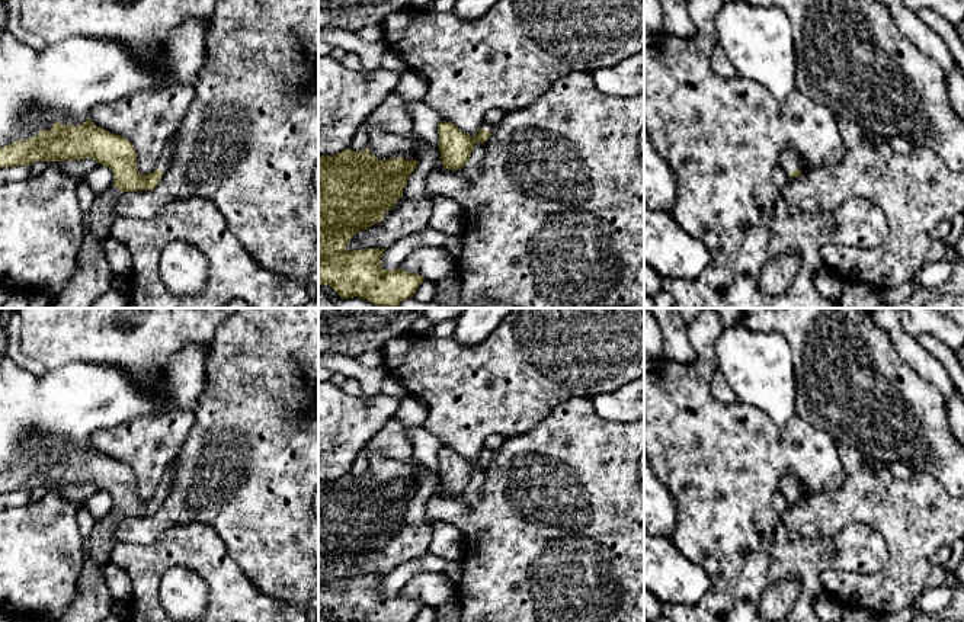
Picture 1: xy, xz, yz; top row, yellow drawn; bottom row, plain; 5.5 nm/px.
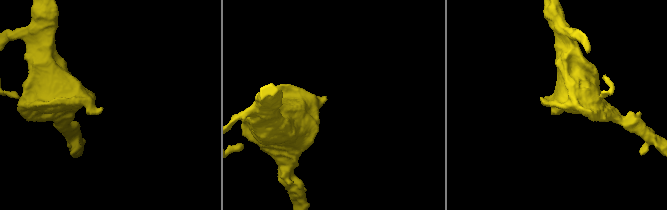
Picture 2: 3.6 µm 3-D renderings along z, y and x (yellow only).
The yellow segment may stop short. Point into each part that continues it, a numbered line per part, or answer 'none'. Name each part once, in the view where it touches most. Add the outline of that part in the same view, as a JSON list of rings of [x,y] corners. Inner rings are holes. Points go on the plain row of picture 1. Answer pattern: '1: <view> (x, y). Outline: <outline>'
1: xy (93, 602). Outline: [[[111,510],[96,520],[83,551],[83,570],[79,594],[60,622],[102,622],[112,615],[111,591],[105,580],[105,567],[118,542],[115,528],[124,517]]]
2: yz (790, 487). Outline: [[[785,475],[782,478],[779,491],[788,498],[791,500],[795,496],[801,494],[801,488],[798,485],[798,482],[791,477],[791,475]]]

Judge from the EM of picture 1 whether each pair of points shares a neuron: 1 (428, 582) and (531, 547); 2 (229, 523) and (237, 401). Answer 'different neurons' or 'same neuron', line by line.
1: different neurons
2: same neuron

